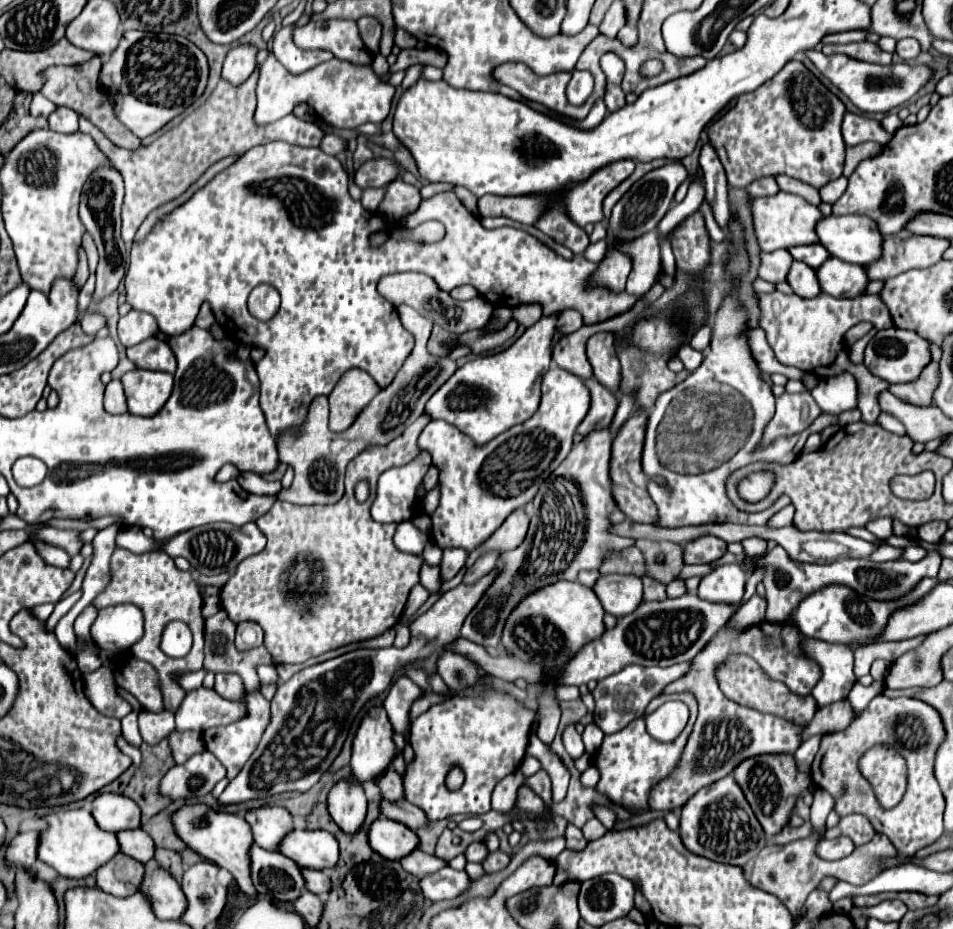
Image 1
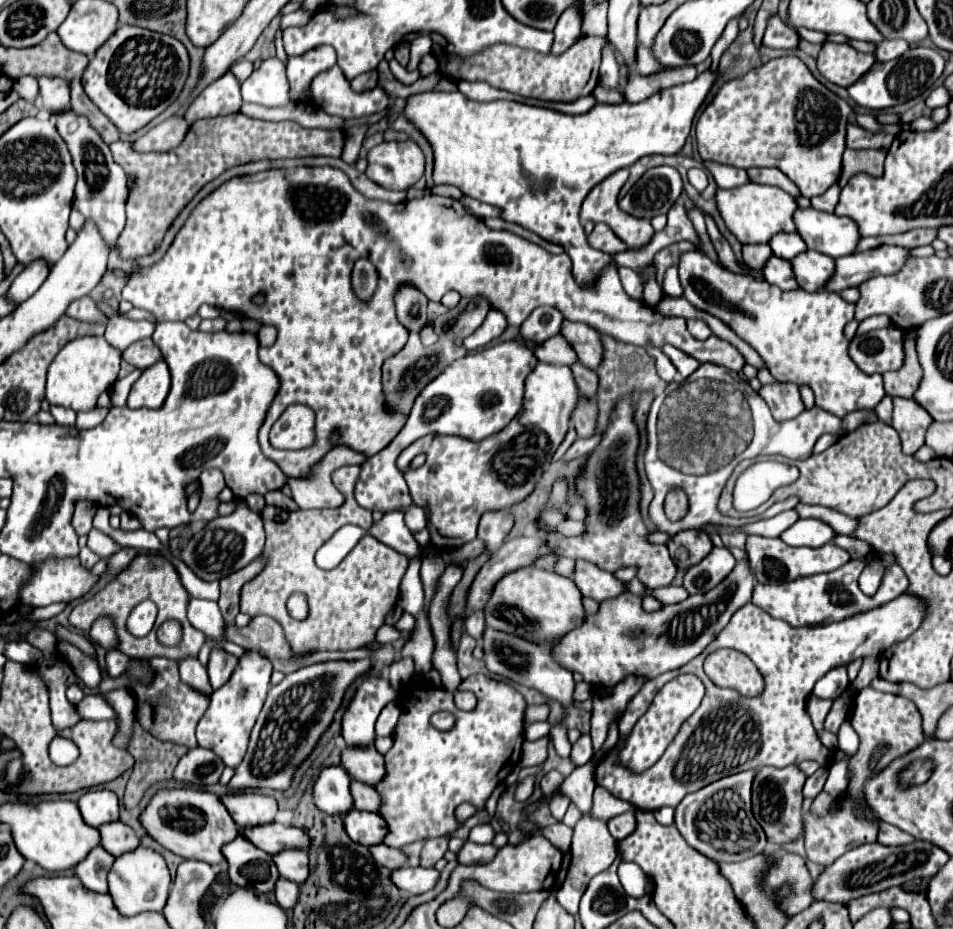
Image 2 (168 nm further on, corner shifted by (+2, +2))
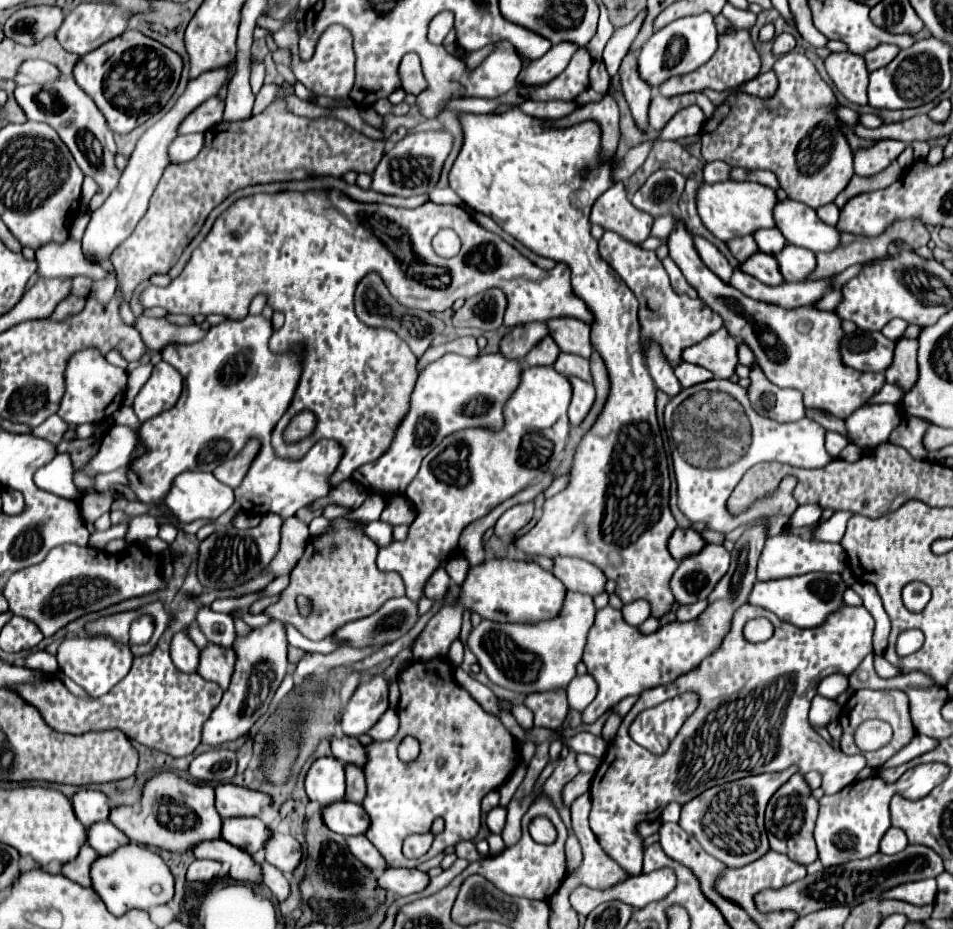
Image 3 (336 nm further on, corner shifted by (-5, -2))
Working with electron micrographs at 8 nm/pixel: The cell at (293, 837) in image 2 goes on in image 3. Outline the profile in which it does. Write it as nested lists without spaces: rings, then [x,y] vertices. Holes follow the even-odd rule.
[[[258,817],[226,819],[222,827],[222,839],[248,851],[250,855],[264,851],[264,839],[268,839],[268,835],[272,835],[272,831]]]

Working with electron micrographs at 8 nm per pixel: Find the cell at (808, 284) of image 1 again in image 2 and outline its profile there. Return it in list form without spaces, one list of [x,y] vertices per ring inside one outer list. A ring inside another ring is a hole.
[[[769,257],[767,263],[761,269],[763,279],[771,285],[777,285],[779,289],[797,289],[797,281],[795,275],[789,267],[789,261],[785,259],[777,259],[777,257]]]

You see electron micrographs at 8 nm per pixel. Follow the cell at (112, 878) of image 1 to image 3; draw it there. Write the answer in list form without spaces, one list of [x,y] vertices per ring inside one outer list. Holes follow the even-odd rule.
[[[84,845],[80,849],[80,855],[72,861],[72,863],[66,863],[64,865],[64,875],[72,881],[76,881],[78,885],[82,887],[92,887],[92,877],[90,877],[90,869],[92,869],[92,863],[98,859],[96,851],[92,851],[90,845]]]

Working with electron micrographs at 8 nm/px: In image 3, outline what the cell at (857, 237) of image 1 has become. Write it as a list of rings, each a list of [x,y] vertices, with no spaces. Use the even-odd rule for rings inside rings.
[[[780,201],[774,209],[776,227],[788,243],[810,249],[814,253],[830,253],[840,245],[840,231],[828,227],[816,211],[798,201]]]

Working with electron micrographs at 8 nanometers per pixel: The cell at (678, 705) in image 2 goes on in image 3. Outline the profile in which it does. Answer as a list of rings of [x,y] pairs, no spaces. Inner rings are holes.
[[[688,691],[680,697],[676,695],[676,699],[660,703],[658,707],[646,709],[634,719],[630,727],[630,737],[644,749],[662,755],[670,747],[672,739],[678,735],[684,719],[688,719],[688,715],[692,715],[698,705],[700,695]]]

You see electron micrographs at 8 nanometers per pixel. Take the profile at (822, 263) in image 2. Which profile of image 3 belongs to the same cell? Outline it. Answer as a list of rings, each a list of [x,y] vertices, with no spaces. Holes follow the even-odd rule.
[[[786,245],[774,257],[786,281],[804,281],[816,269],[816,255],[804,247]]]

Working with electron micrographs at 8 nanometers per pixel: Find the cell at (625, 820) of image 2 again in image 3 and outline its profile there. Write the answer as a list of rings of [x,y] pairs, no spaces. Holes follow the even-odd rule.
[[[642,821],[642,823],[636,825],[636,833],[638,833],[642,839],[646,839],[646,837],[658,833],[658,827],[660,827],[658,821],[654,821],[654,823],[652,823],[652,821]]]

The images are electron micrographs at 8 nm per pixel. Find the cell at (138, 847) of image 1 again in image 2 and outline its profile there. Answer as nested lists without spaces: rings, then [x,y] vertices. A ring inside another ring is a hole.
[[[121,821],[103,823],[97,831],[101,835],[101,847],[113,857],[123,855],[125,851],[133,851],[133,847],[139,847],[139,839],[133,829]]]

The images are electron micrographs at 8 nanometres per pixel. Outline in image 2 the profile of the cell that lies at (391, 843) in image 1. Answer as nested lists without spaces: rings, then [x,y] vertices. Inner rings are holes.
[[[359,809],[347,811],[343,827],[353,841],[365,847],[369,847],[369,843],[381,843],[381,833],[385,833],[385,821],[377,813]]]

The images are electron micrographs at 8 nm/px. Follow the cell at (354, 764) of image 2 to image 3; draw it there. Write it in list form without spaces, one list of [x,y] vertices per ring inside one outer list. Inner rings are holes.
[[[332,737],[332,753],[344,765],[352,763],[352,765],[364,767],[364,763],[368,761],[366,747],[358,739],[354,739],[354,737],[342,737],[342,739]]]

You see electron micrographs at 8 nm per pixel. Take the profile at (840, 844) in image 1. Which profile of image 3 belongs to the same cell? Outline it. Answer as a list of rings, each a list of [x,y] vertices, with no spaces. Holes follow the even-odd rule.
[[[870,777],[844,787],[836,795],[824,795],[820,799],[814,839],[818,845],[818,859],[824,867],[840,865],[852,859],[864,859],[878,853],[880,839],[890,829],[888,803],[892,795],[894,793],[888,783],[884,783],[880,777]]]

